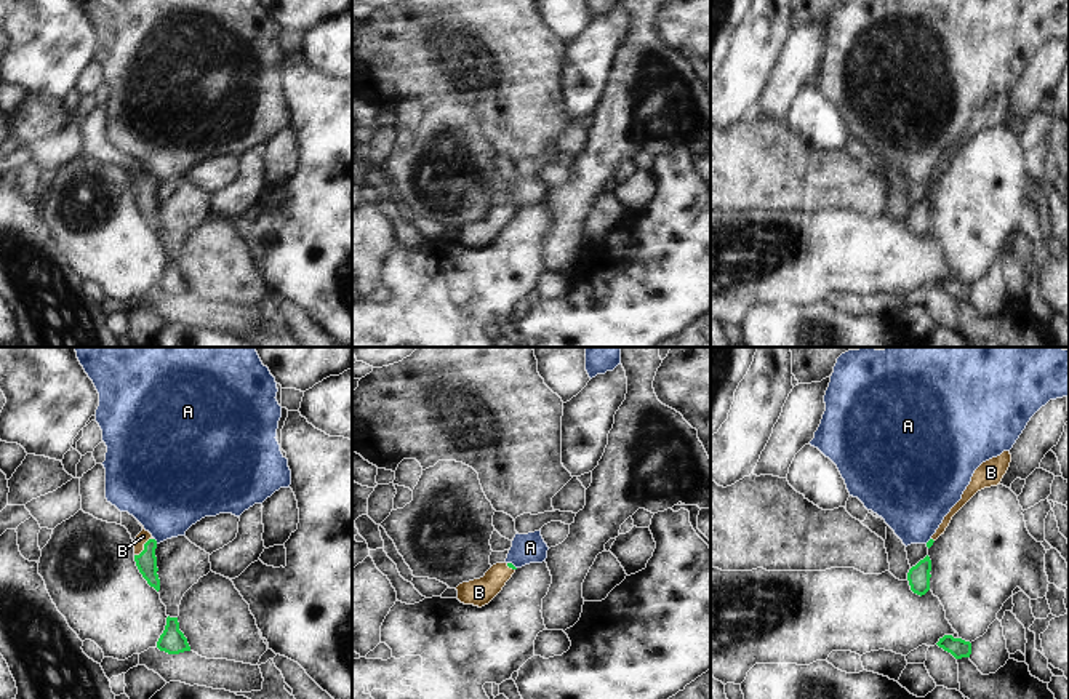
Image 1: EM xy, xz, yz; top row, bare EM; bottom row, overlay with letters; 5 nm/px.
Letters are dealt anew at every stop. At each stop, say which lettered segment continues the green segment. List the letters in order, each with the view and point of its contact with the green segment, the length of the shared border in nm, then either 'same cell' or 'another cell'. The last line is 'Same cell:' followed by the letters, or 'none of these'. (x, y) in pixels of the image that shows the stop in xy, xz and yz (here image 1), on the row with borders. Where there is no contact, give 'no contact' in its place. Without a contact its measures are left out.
A: xy (156, 541) | 40 nm | another cell
B: xy (144, 547) | 130 nm | same cell
Same cell: B

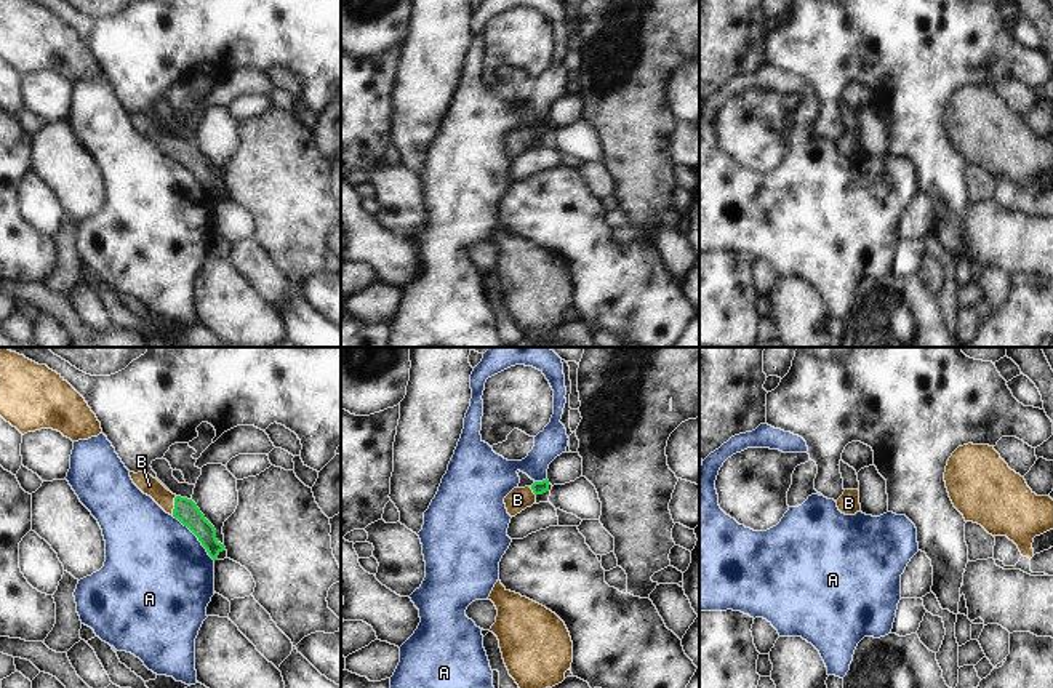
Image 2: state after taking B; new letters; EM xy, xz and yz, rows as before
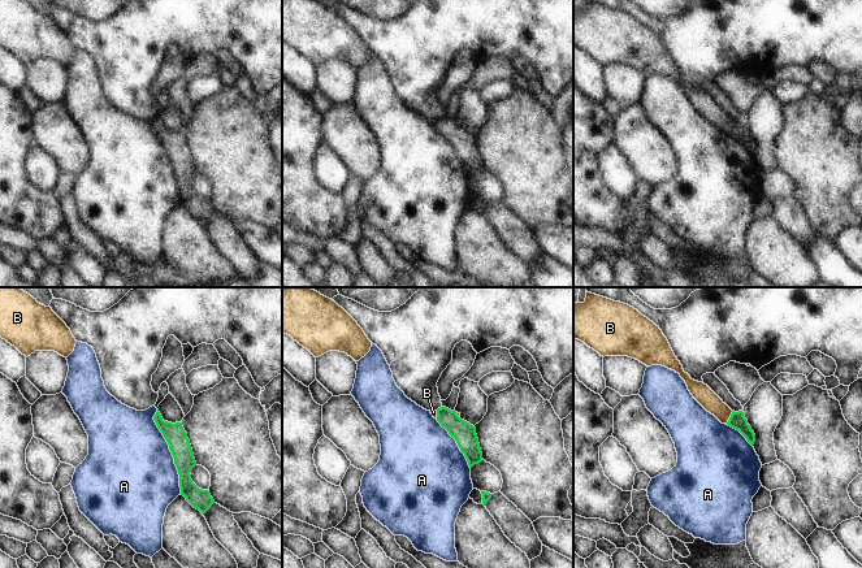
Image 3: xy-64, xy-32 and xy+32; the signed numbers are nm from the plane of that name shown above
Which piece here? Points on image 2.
A: xy (196, 535) | 320 nm | another cell
B: xy (175, 506) | 100 nm | same cell
Same cell: B

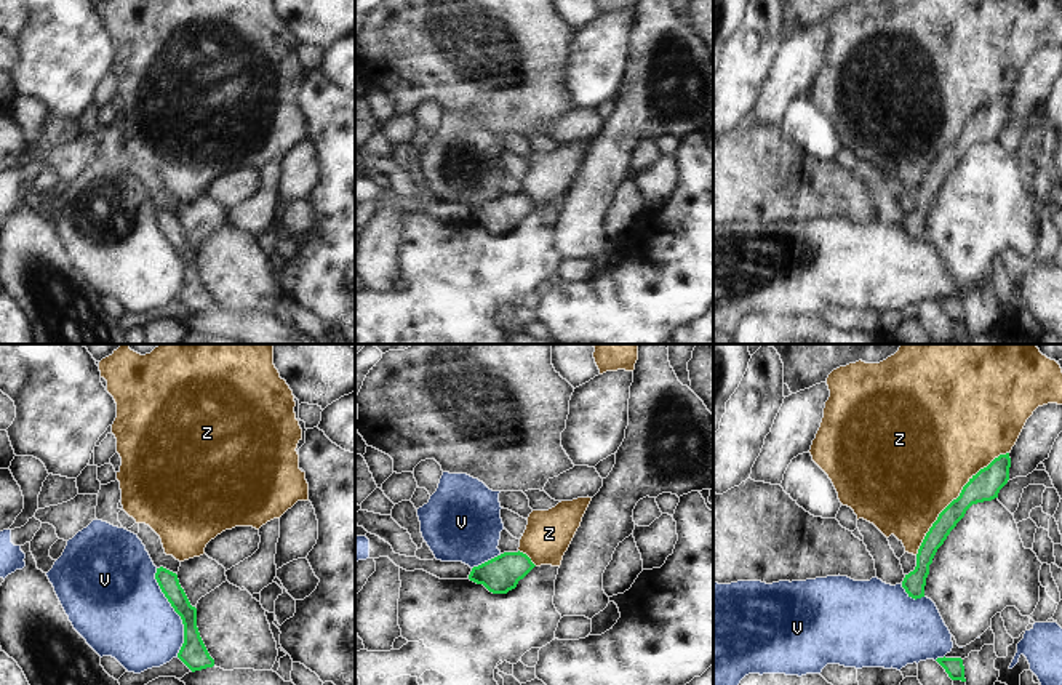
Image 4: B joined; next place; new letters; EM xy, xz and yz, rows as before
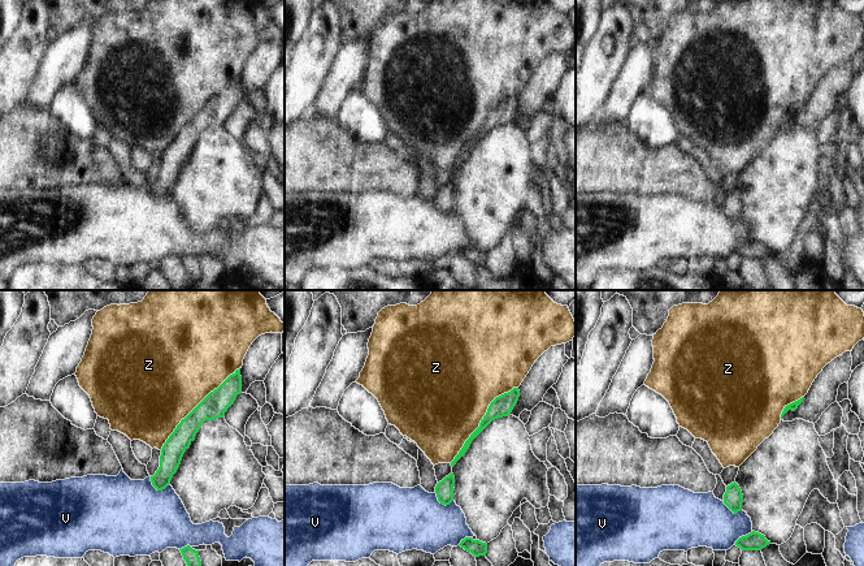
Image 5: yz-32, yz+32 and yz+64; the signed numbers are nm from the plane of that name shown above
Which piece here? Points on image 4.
V: xy (176, 612) | 460 nm | another cell
Z: yz (957, 498) | 700 nm | another cell
Same cell: none of these

